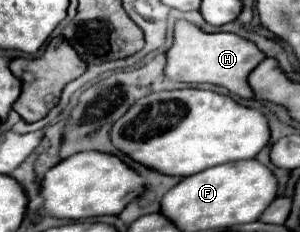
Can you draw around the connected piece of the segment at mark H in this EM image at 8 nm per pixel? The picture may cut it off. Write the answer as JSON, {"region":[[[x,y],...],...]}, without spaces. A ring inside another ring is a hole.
{"region":[[[187,21],[175,23],[173,45],[165,55],[167,55],[167,65],[165,65],[167,79],[185,81],[185,83],[221,85],[229,89],[233,95],[239,95],[241,99],[253,97],[253,91],[247,83],[247,75],[265,59],[265,55],[251,41],[235,33],[205,33]]]}

